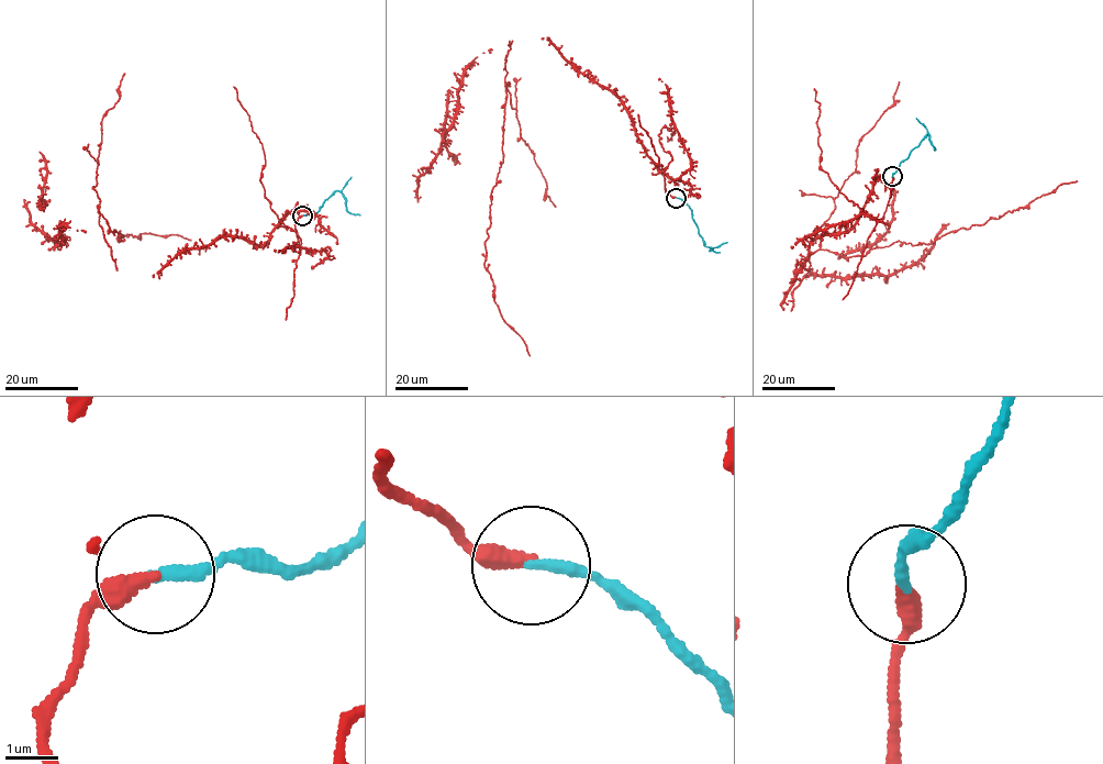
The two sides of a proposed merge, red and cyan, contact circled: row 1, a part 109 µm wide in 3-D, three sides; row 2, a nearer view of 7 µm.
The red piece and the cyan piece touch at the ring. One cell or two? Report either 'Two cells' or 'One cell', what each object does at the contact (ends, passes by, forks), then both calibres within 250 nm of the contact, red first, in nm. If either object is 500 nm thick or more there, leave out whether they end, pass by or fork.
One cell. At the ring red ends. At the ring cyan ends. Thickness 360 nm (red) against 240 nm

